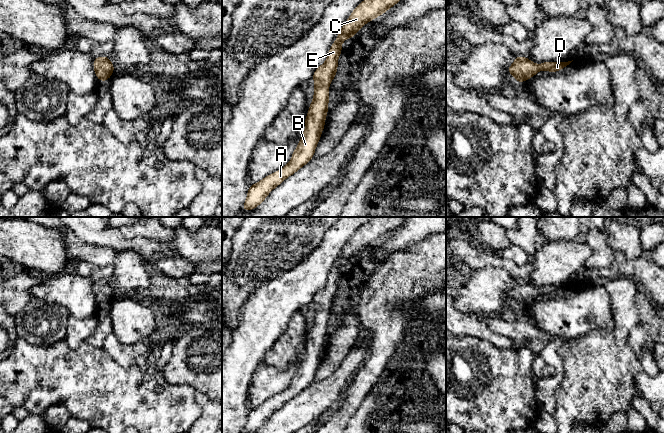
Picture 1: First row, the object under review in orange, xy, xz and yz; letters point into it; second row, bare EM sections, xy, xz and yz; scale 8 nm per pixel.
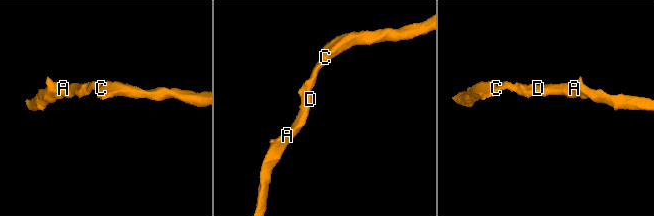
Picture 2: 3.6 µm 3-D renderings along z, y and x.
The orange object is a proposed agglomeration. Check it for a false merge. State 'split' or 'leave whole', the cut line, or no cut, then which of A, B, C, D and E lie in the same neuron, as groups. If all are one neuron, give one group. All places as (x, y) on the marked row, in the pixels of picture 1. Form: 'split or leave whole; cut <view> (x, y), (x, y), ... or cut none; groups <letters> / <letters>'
leave whole; cut none; groups A B C D E

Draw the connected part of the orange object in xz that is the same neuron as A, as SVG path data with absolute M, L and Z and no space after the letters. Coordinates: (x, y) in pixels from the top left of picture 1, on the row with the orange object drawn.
M364 0L350 14L339 31L337 39L330 47L326 61L313 73L314 96L305 117L305 131L289 163L282 169L264 177L258 183L249 186L247 198L242 207L243 211L250 211L259 206L274 188L279 186L287 177L296 173L314 157L316 146L325 127L325 119L329 108L329 84L336 76L338 57L342 52L341 44L346 39L357 35L358 30L365 24L379 17L400 1Z

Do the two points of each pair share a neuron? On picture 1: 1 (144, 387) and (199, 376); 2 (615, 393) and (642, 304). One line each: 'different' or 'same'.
1: different
2: different

